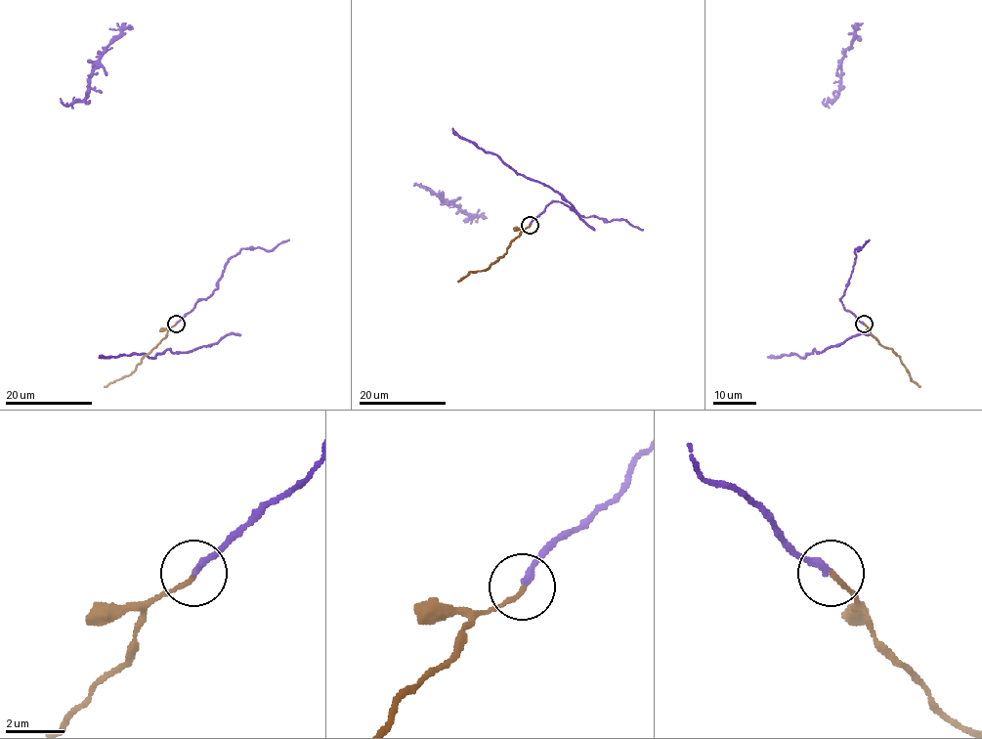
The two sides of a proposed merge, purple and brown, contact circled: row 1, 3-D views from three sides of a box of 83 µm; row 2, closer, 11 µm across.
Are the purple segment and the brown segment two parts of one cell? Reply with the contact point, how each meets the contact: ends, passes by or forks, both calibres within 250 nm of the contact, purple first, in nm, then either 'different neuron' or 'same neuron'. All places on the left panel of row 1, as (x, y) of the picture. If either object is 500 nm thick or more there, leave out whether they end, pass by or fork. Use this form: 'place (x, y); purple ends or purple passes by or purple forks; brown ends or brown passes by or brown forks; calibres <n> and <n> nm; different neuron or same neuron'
place (176, 324); purple ends; brown ends; calibres 240 and 160 nm; same neuron

